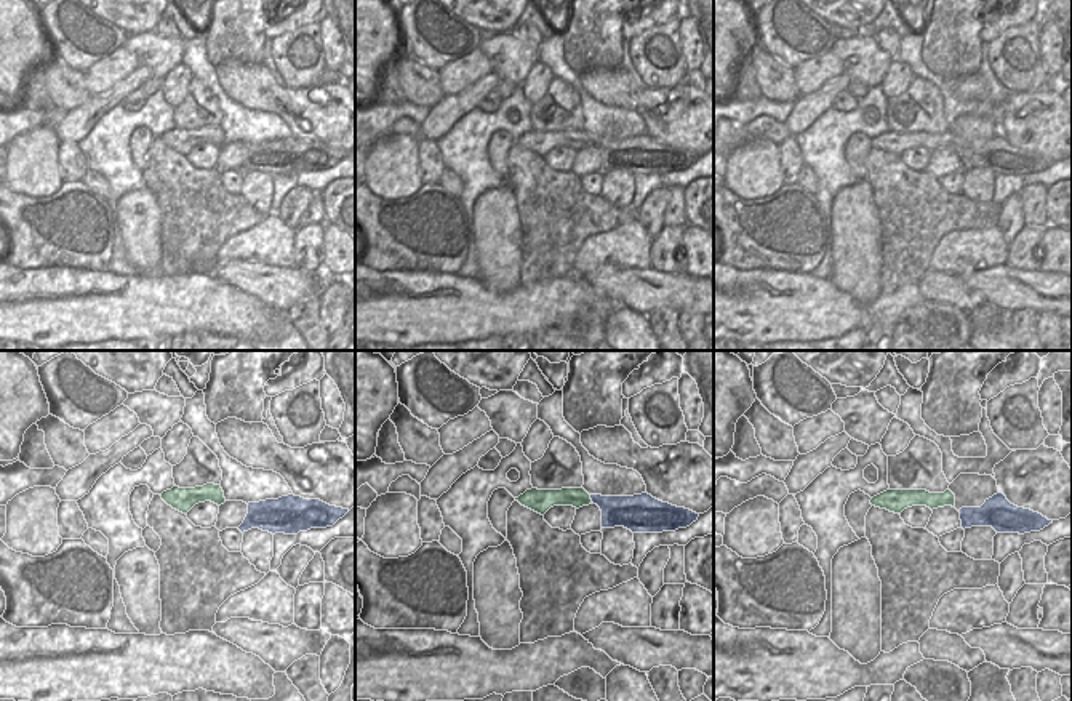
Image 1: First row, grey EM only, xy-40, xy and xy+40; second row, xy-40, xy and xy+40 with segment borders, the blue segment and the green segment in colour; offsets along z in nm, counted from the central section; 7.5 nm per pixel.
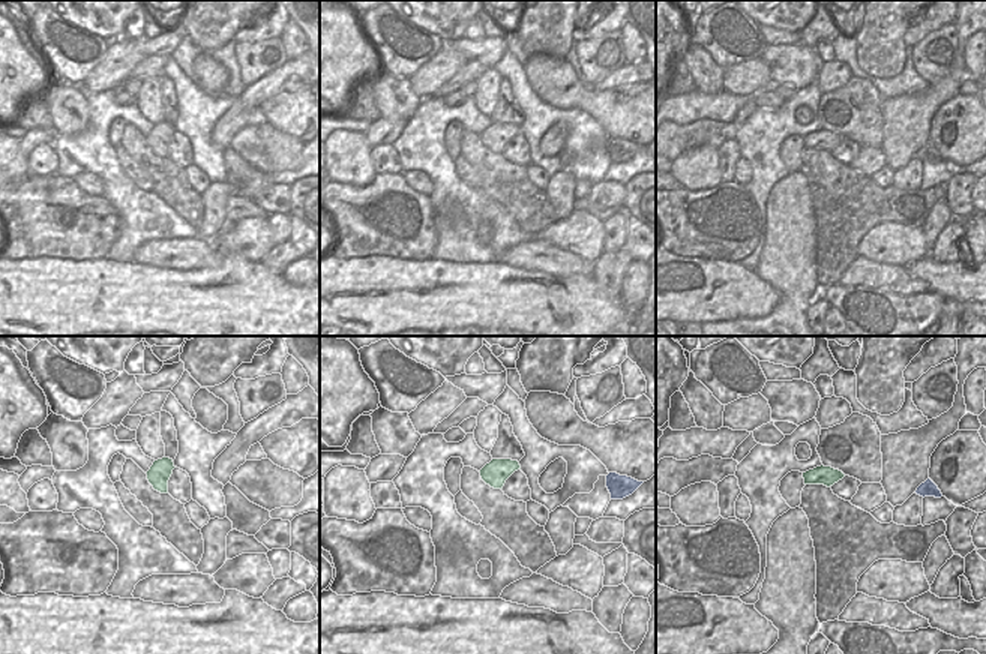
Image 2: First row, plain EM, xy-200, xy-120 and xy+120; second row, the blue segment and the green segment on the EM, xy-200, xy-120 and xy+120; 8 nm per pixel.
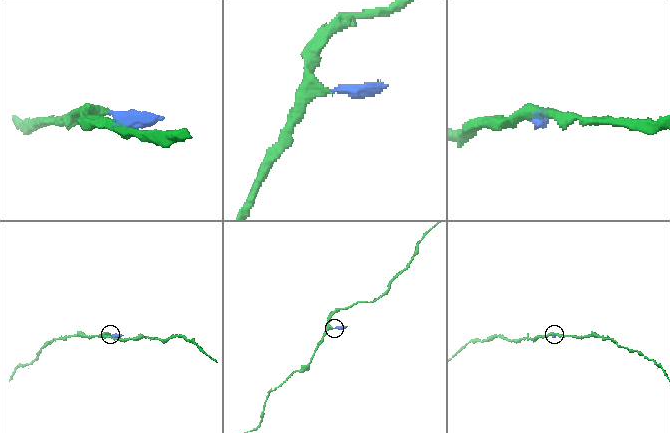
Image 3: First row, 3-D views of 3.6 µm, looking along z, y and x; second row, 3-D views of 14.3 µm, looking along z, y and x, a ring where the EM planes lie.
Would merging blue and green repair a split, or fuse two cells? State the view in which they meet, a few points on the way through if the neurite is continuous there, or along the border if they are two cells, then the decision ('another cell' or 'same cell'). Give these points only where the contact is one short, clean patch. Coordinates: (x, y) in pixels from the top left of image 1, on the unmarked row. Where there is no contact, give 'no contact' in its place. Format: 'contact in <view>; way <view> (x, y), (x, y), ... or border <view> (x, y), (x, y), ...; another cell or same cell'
contact in xy; way xy (616, 152), (591, 140), (567, 138); same cell

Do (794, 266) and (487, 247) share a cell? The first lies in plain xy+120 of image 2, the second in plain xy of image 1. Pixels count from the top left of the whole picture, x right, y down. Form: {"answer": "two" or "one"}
{"answer": "one"}

